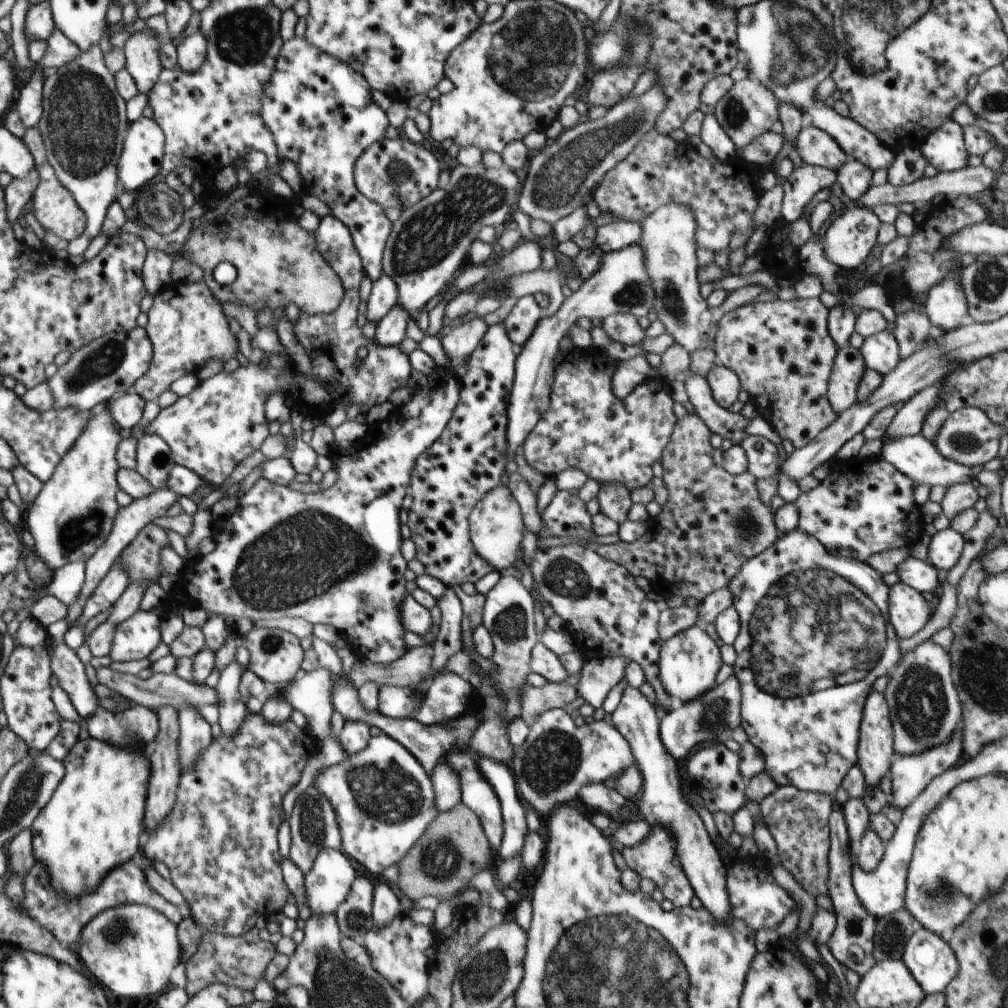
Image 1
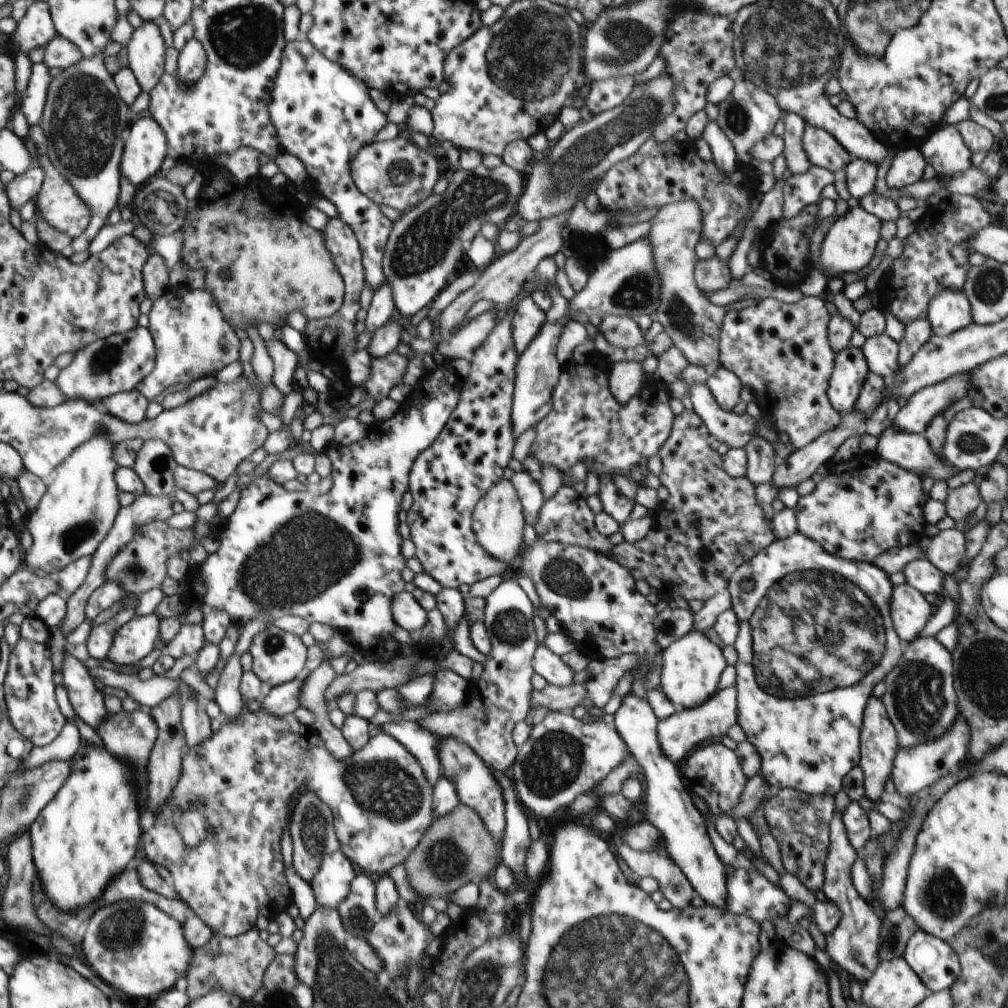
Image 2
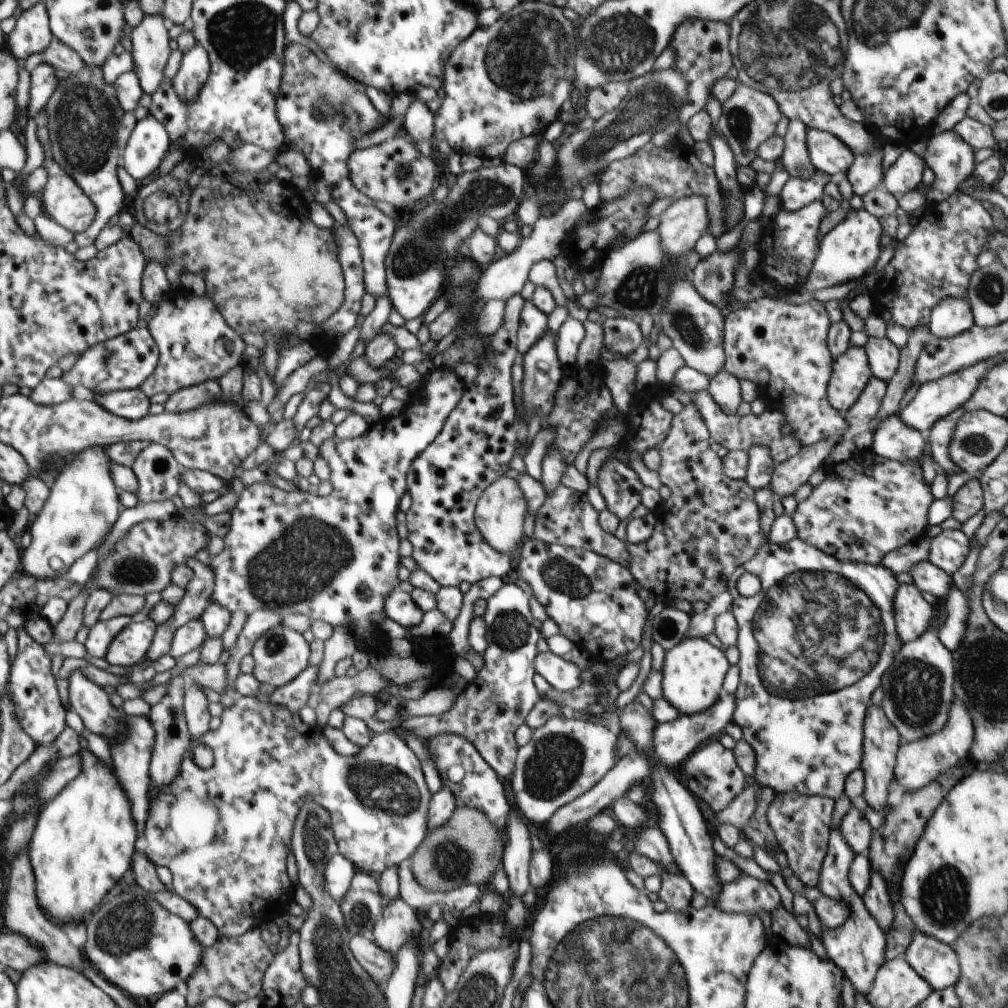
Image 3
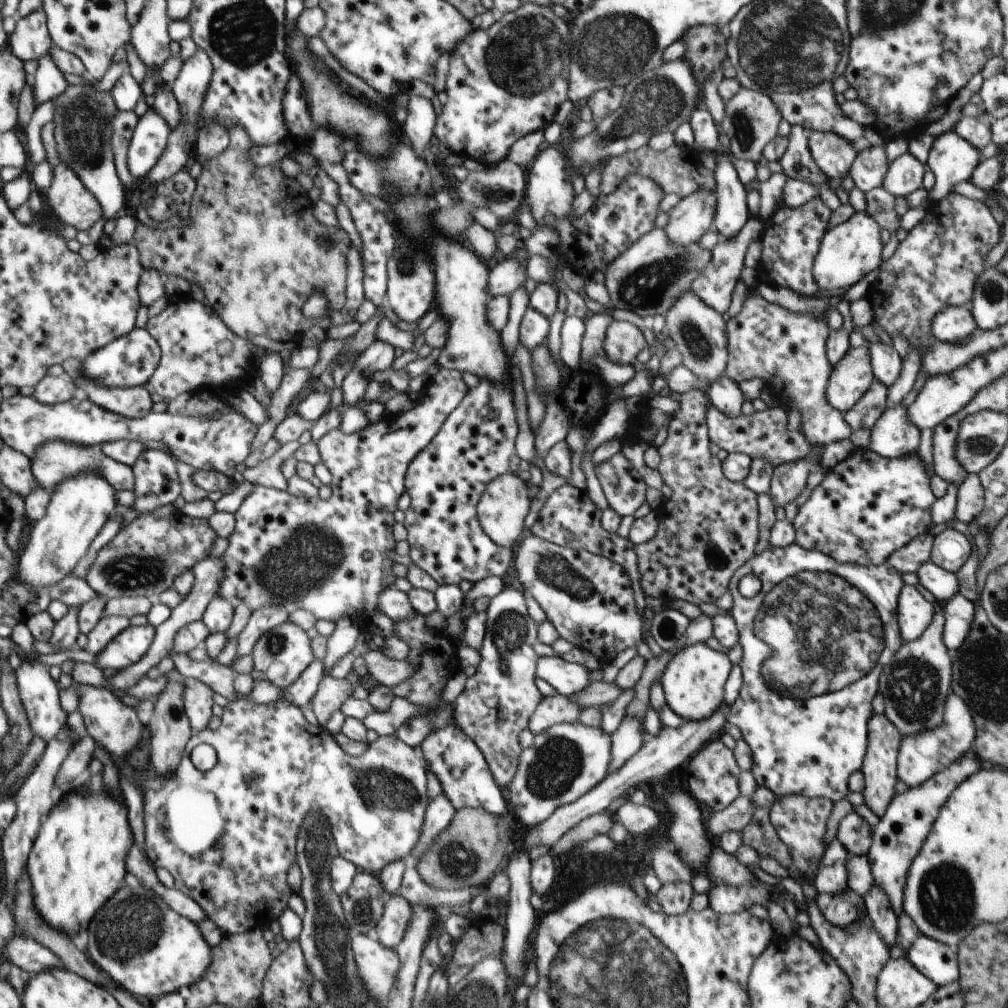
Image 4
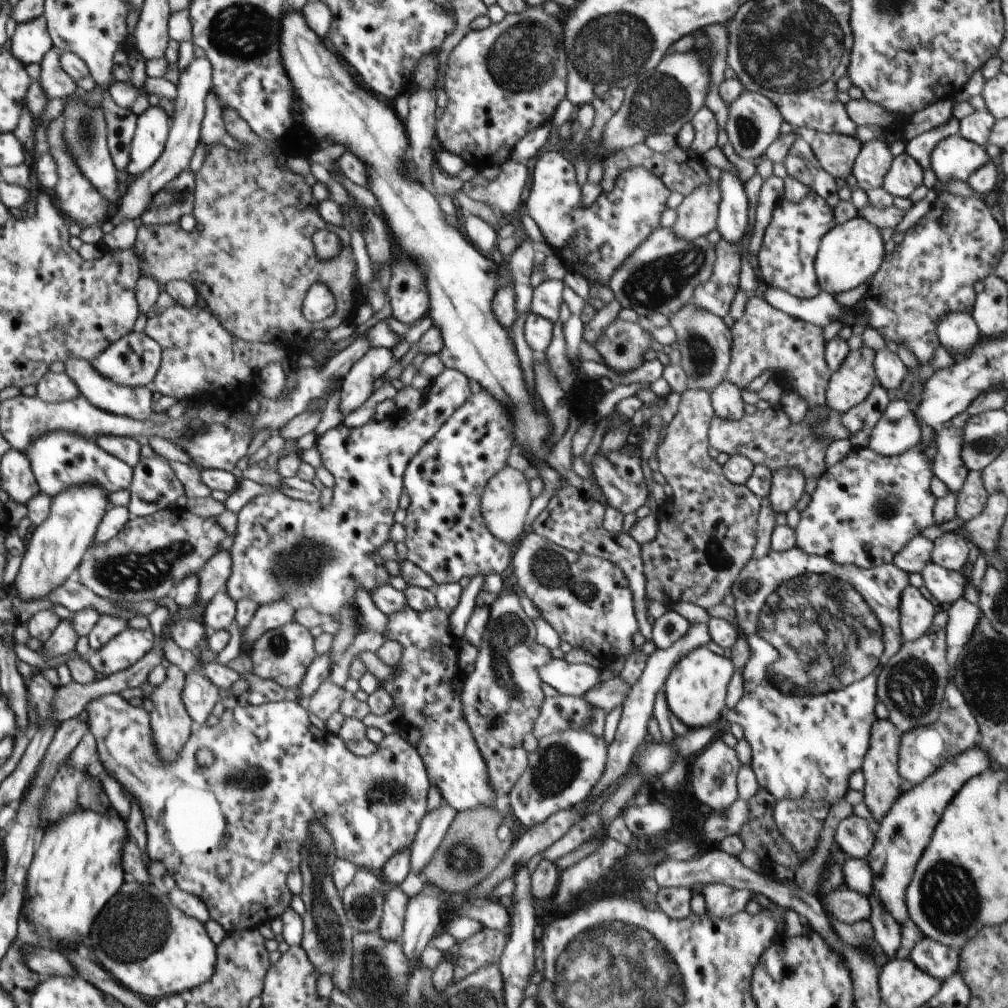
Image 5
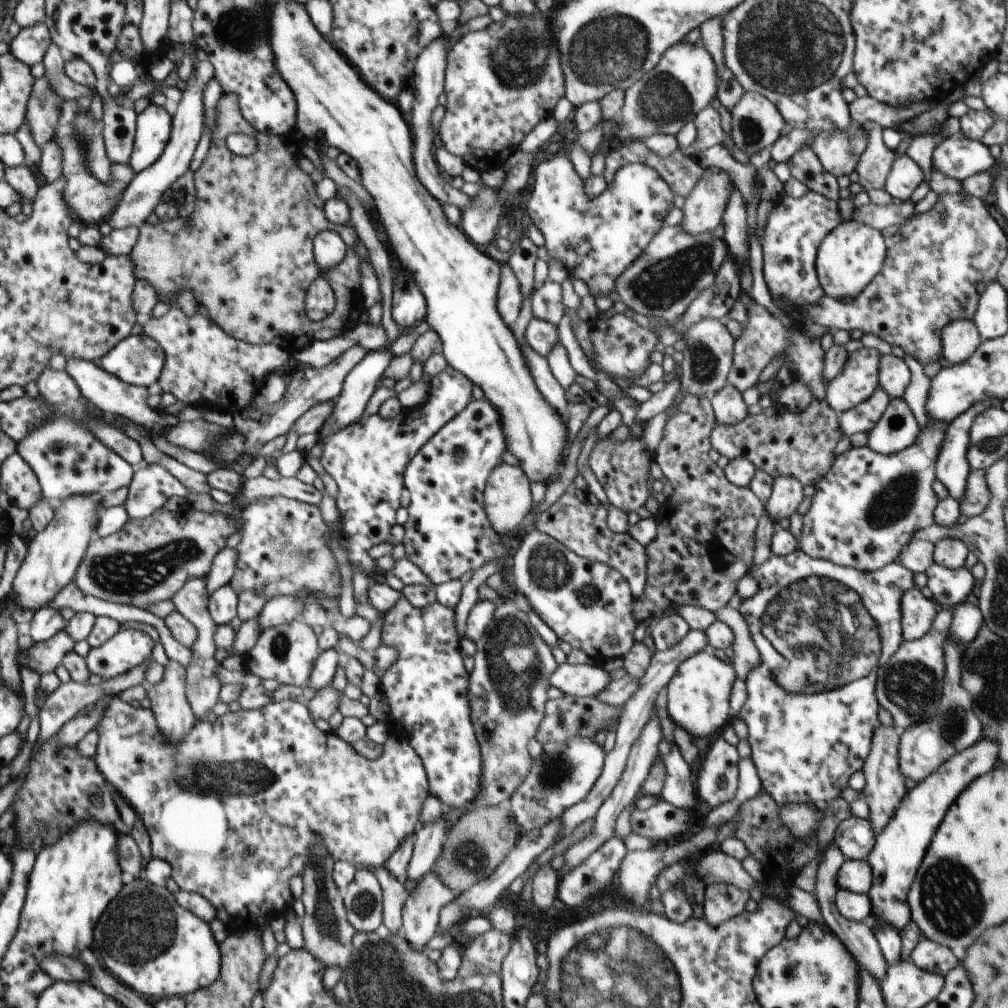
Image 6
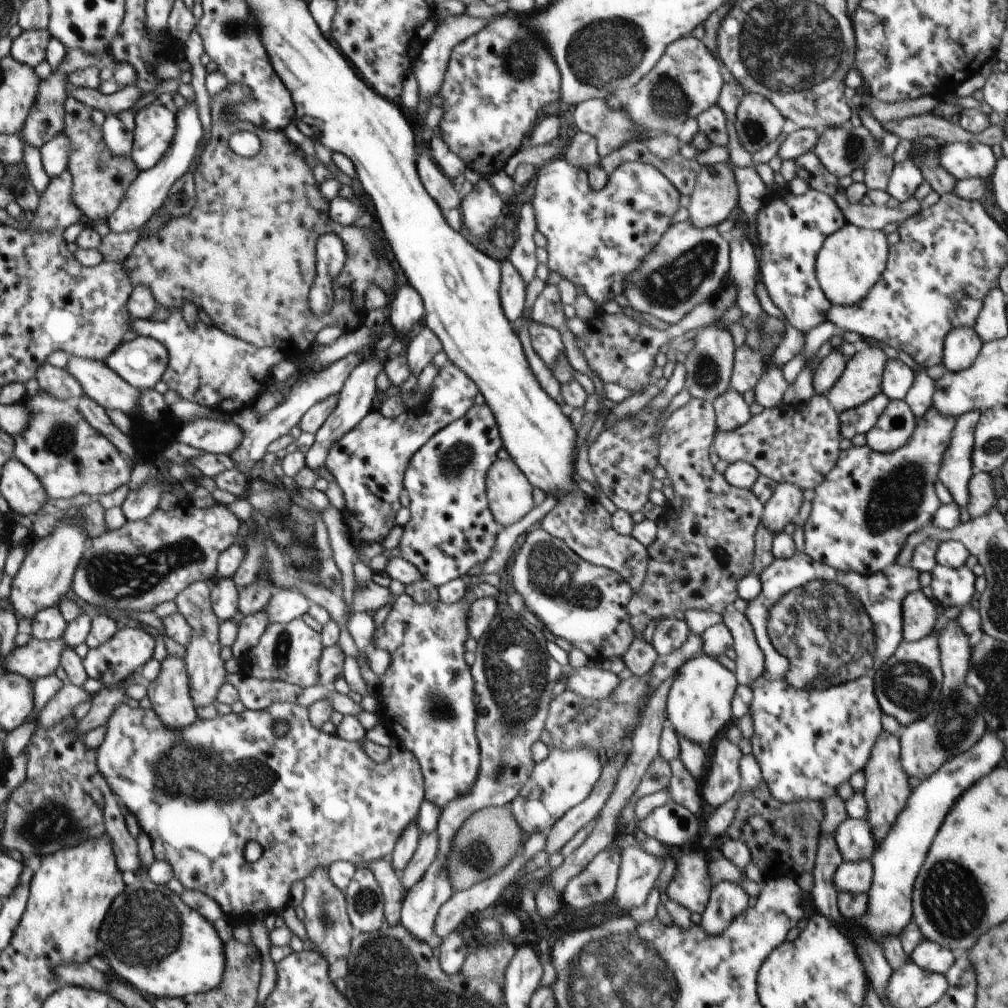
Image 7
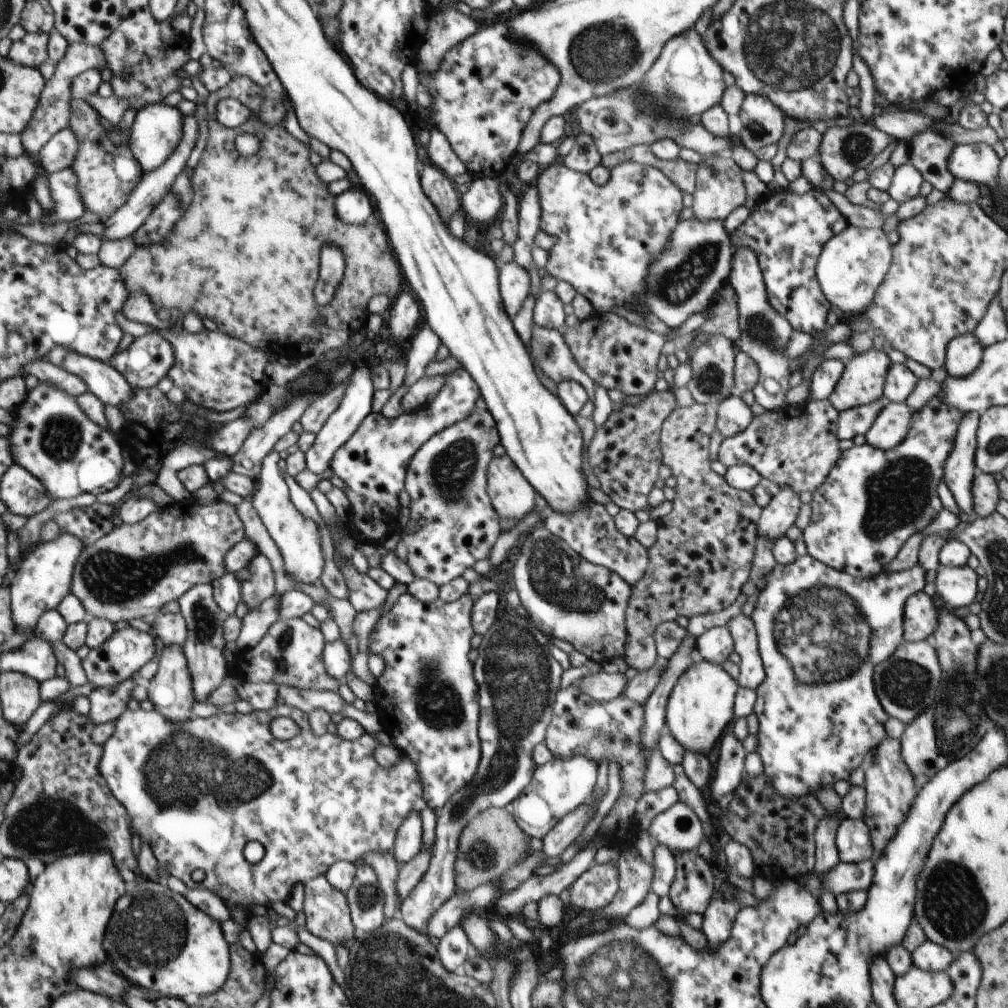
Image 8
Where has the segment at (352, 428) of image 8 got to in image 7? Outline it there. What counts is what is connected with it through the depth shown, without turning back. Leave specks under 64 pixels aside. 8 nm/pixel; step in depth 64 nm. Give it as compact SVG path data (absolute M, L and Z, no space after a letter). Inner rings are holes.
M379 355L373 360L362 360L362 362L352 370L346 379L342 390L339 392L339 401L334 412L328 416L325 423L315 434L315 442L305 456L305 464L317 472L319 468L325 466L326 457L329 450L339 441L341 437L348 434L370 411L373 410L374 399L377 396L376 376L384 368L387 360L385 355Z

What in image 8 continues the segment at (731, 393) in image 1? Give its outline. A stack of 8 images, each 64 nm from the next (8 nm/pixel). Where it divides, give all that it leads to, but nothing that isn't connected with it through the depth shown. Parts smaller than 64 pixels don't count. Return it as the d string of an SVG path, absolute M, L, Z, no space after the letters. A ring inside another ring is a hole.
M737 393L722 401L716 409L717 421L715 428L718 429L724 439L746 430L753 419L750 407Z

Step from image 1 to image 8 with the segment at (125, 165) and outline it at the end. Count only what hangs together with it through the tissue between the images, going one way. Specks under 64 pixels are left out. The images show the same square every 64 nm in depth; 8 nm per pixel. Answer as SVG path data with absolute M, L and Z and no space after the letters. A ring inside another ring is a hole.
M157 102L137 111L130 128L128 145L144 172L149 173L160 168L176 150L182 140L182 114L178 108L172 108L163 102Z

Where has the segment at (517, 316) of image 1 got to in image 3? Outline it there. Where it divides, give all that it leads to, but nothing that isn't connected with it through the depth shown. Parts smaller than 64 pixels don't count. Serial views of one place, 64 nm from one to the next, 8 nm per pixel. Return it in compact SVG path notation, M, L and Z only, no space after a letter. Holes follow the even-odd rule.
M525 300L517 332L517 351L525 354L548 331L548 315L537 309L531 300Z

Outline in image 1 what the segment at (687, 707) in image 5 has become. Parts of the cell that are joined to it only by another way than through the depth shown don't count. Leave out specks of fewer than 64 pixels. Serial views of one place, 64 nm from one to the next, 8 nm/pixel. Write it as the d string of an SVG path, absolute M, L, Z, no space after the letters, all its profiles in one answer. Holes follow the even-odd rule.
M698 624L665 640L661 644L659 655L659 677L662 686L678 704L696 700L714 688L718 684L718 671L725 664L716 642L706 633L704 627Z

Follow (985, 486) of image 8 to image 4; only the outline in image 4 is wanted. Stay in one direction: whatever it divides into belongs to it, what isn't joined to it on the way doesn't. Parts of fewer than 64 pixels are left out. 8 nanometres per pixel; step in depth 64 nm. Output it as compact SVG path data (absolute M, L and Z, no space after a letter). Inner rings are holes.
M970 473L958 486L955 518L970 524L984 508L985 492L979 479L979 473Z

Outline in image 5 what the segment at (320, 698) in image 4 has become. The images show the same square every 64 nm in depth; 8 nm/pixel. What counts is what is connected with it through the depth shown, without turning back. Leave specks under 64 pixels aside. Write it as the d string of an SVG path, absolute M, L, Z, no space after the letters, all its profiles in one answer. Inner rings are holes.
M328 678L308 698L305 707L310 713L326 721L334 712L339 710L341 702L347 695L348 693L344 688L337 686Z

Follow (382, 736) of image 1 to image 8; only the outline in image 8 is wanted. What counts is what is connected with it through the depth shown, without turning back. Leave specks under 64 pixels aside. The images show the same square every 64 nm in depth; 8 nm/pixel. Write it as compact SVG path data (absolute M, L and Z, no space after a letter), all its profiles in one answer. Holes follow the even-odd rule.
M280 705L272 710L254 711L242 714L238 711L225 713L218 708L218 712L208 718L194 717L185 722L171 721L160 711L132 711L127 708L115 721L114 734L105 742L105 752L100 762L100 770L106 778L112 792L128 810L132 818L132 828L143 843L149 843L159 866L164 868L166 875L176 876L182 880L188 889L208 889L219 894L232 910L236 904L247 907L252 912L264 911L270 902L286 902L296 884L306 884L318 875L324 875L329 866L338 861L350 861L355 864L362 862L363 854L369 852L392 851L395 845L397 830L407 814L414 809L414 800L423 796L423 788L419 781L419 774L412 761L402 755L401 761L387 769L375 759L375 748L380 746L373 738L373 733L362 733L360 738L353 741L344 740L340 735L326 733L317 737L310 728L309 715L299 708ZM286 716L292 718L302 729L300 734L288 741L276 739L270 733L269 723L274 718ZM251 840L260 842L265 853L258 863L246 861L242 850Z

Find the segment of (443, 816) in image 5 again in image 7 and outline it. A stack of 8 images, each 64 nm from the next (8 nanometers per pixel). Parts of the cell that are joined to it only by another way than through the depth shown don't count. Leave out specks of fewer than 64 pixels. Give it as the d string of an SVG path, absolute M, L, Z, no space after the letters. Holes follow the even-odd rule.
M422 833L416 852L412 855L411 861L404 867L400 877L404 890L408 892L428 870L428 867L436 858L438 852L437 833Z

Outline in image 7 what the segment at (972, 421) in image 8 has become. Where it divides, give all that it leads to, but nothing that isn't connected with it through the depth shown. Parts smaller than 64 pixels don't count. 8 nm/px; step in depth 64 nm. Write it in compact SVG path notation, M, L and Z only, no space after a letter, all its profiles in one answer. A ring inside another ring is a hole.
M975 410L961 414L957 418L950 446L944 454L939 470L939 481L948 488L953 502L962 508L967 508L969 504L969 482L974 475L974 431L980 415L980 410Z

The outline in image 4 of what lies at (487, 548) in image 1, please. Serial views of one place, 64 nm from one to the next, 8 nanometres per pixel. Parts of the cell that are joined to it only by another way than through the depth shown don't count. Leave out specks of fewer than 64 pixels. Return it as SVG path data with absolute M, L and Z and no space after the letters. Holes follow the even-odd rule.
M510 470L490 481L486 485L486 490L481 494L477 504L478 520L487 536L501 547L510 549L523 538L524 518L529 512L532 500L528 485Z

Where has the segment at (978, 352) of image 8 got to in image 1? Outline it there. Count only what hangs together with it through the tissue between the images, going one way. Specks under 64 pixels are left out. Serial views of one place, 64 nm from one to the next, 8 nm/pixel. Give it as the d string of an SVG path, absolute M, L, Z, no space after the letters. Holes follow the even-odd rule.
M960 275L944 279L927 293L925 313L933 328L948 332L960 327L962 318L968 314L968 303Z

